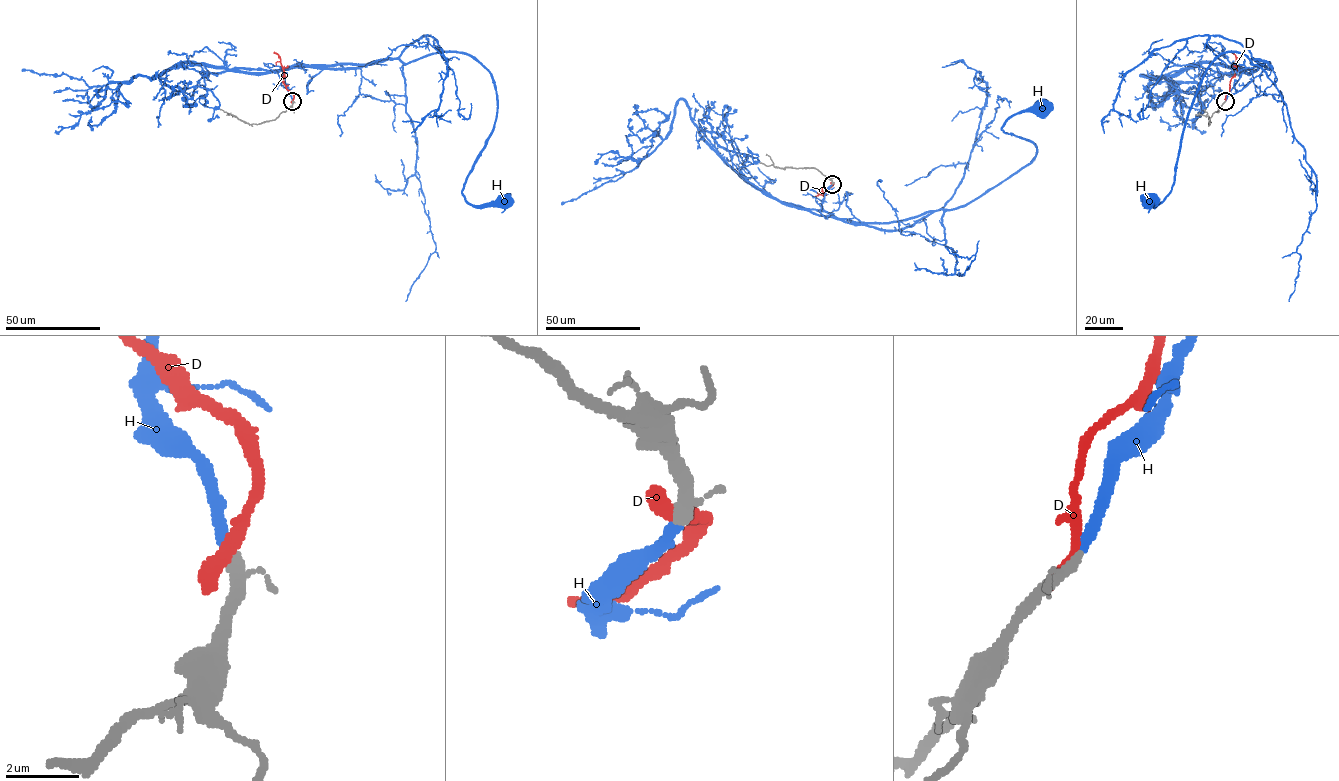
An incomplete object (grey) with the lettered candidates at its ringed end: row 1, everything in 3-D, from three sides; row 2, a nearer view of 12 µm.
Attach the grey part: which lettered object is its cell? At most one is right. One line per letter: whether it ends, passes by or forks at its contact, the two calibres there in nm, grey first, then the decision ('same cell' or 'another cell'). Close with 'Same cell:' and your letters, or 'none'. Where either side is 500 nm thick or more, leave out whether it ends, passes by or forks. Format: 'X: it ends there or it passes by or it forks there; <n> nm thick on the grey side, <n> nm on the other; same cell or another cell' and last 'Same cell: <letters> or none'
D: it ends there; 260 nm thick on the grey side, 400 nm on the other; another cell
H: it ends there; 220 nm thick on the grey side, 300 nm on the other; same cell
Same cell: H

